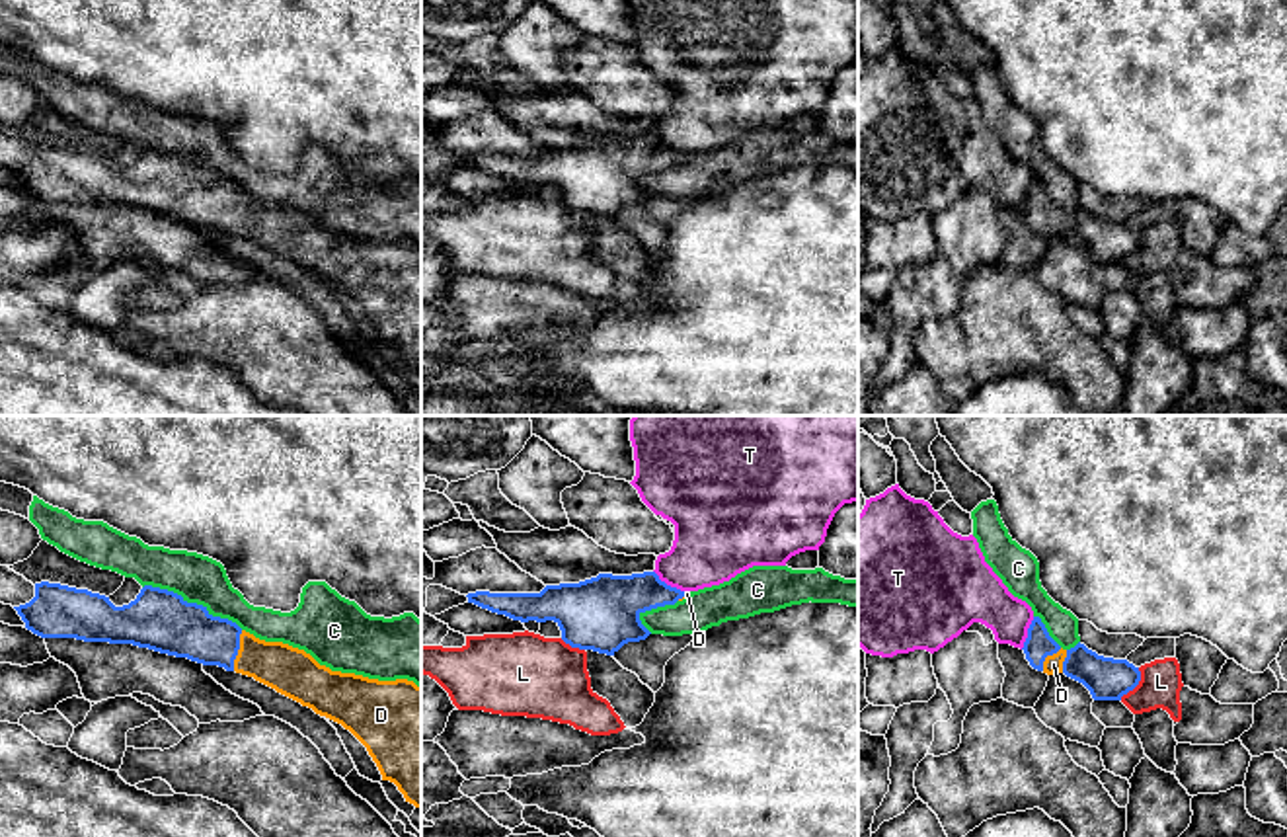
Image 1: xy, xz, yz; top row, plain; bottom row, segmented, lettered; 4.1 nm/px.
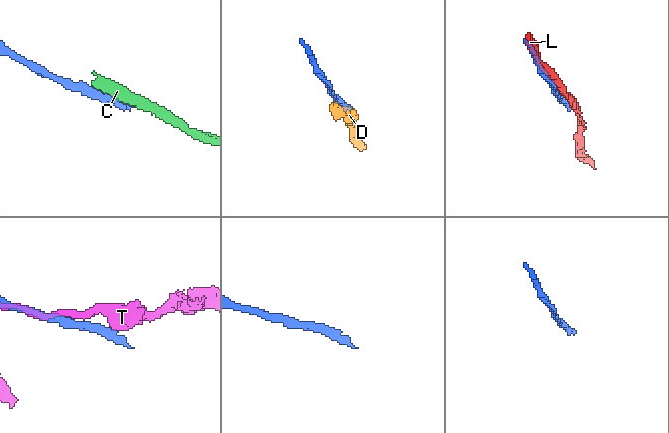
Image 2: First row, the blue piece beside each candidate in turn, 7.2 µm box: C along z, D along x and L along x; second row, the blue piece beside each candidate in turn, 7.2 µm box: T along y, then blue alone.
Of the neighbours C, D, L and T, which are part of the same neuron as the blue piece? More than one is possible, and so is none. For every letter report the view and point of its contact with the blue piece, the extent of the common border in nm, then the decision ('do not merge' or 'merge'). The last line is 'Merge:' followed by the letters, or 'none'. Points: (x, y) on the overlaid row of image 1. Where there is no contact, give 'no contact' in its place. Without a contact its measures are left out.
C: xy (194, 603) | 460 nm | do not merge
D: xy (238, 648) | 170 nm | merge
L: yz (1135, 685) | 160 nm | do not merge
T: xz (665, 584) | 160 nm | do not merge
Merge: D

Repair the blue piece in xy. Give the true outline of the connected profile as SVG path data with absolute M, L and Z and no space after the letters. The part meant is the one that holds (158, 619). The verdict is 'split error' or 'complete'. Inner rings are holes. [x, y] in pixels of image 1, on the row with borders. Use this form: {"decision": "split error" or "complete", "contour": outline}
{"decision": "split error", "contour": "M41 581L35 583L35 597L14 609L25 628L41 638L133 644L254 677L349 730L367 747L382 780L394 782L406 802L421 808L421 687L413 681L378 681L332 671L304 650L259 640L236 622L213 617L207 607L187 603L181 595L152 585L144 585L129 605L115 607L105 595Z"}

